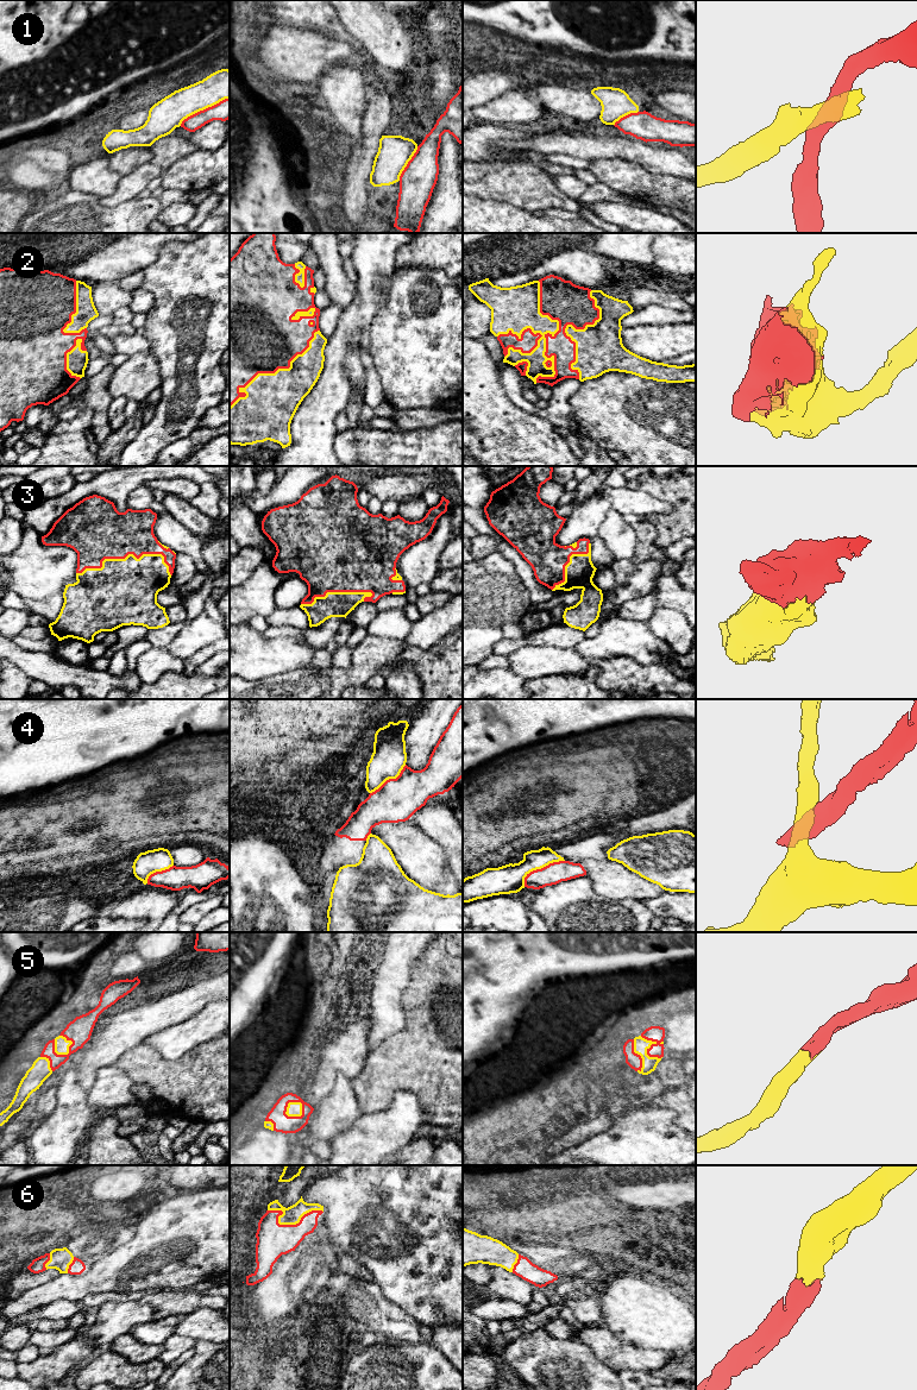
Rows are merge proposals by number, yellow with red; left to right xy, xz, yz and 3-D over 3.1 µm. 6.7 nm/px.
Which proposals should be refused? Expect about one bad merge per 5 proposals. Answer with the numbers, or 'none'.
1, 4

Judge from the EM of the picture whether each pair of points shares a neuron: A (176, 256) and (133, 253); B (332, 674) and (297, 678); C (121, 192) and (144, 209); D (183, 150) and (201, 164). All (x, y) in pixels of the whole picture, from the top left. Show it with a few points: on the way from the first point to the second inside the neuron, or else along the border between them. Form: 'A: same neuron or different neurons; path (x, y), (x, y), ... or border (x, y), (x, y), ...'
A: different neurons; border (165, 245), (161, 253), (140, 270)
B: same neuron; path (324, 678), (306, 678)
C: different neurons; border (137, 196), (112, 207), (104, 206)
D: different neurons; border (198, 149), (165, 169)

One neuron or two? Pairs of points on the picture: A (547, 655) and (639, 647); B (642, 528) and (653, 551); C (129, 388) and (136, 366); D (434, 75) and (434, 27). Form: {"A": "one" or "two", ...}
{"A": "two", "B": "one", "C": "one", "D": "one"}

